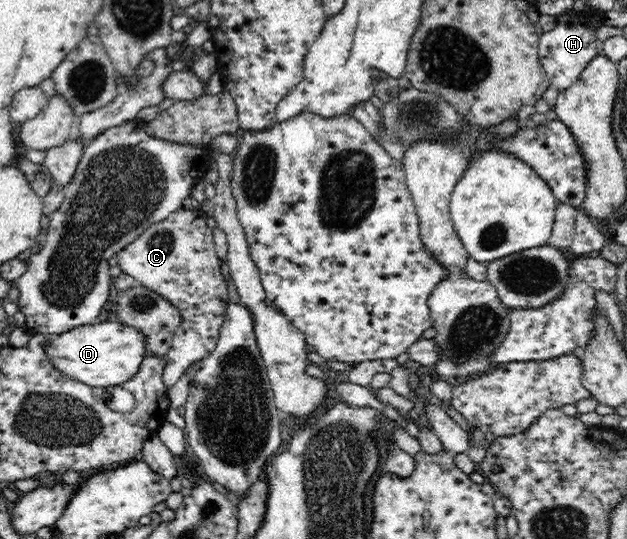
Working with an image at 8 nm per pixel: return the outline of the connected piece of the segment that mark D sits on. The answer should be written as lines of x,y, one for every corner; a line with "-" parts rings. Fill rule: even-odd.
117,320
84,325
60,334
48,335
48,342
42,347
50,365
62,375
98,388
121,385
130,380
138,372
142,358
147,354
144,335
138,329

